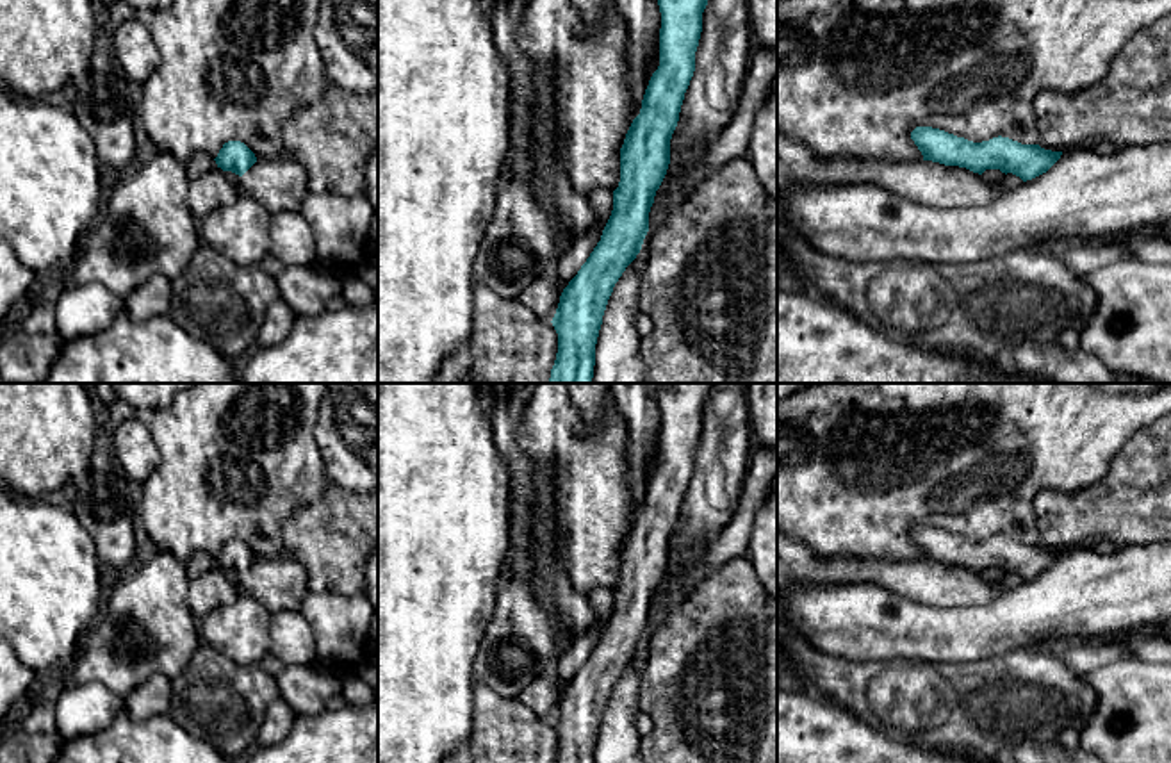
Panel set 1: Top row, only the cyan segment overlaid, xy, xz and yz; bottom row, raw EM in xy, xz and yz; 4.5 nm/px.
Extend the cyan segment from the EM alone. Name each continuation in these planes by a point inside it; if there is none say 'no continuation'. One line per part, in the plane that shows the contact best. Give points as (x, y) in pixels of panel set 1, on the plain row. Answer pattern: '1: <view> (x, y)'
no continuation

